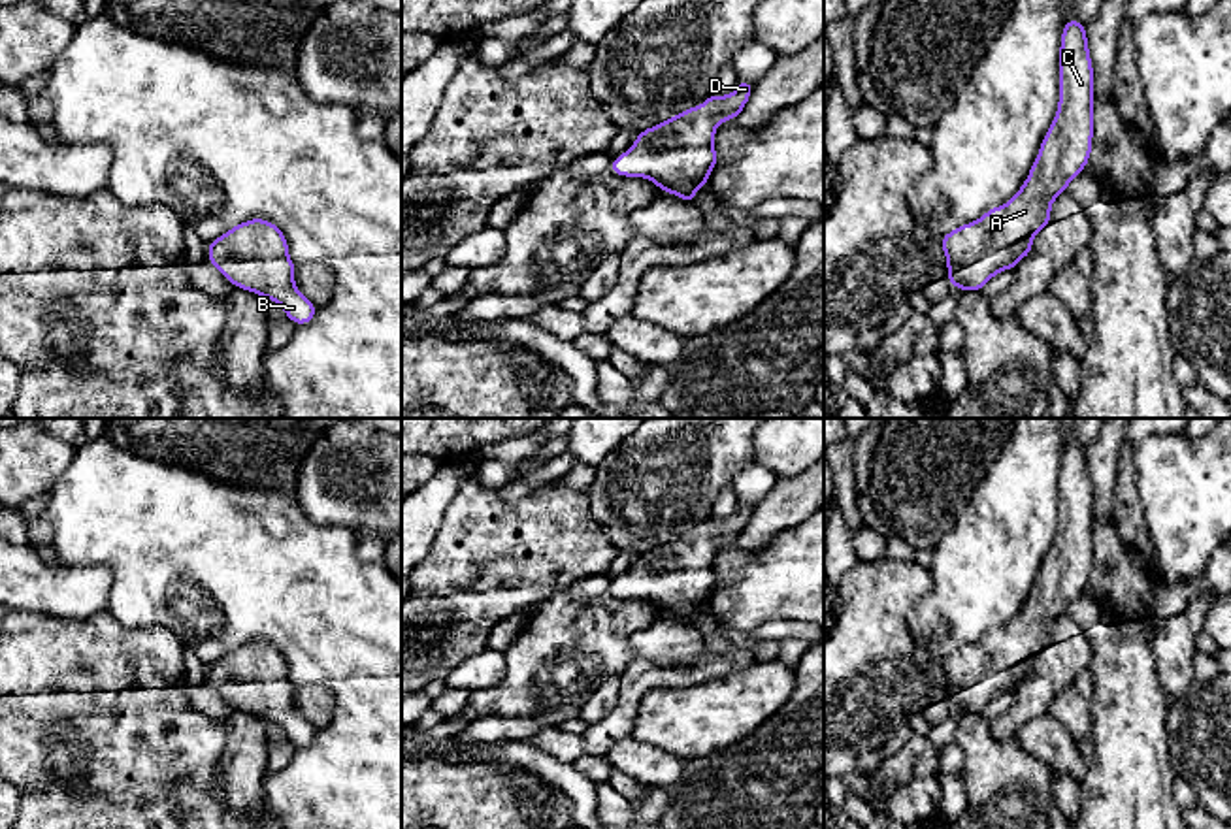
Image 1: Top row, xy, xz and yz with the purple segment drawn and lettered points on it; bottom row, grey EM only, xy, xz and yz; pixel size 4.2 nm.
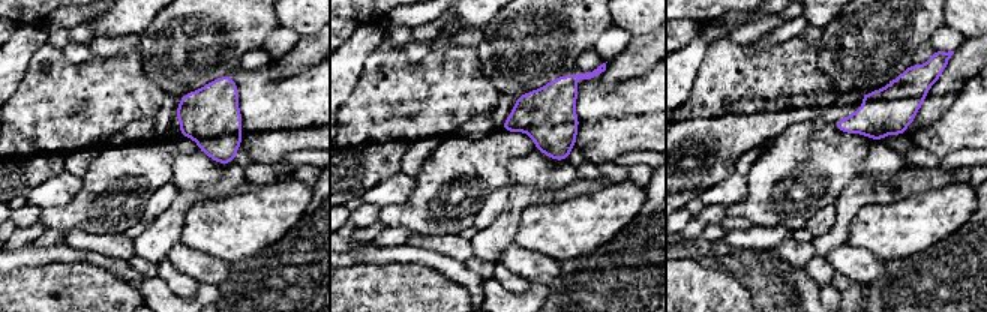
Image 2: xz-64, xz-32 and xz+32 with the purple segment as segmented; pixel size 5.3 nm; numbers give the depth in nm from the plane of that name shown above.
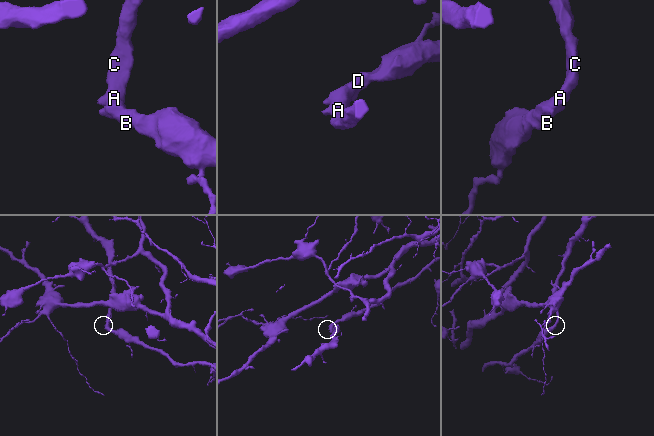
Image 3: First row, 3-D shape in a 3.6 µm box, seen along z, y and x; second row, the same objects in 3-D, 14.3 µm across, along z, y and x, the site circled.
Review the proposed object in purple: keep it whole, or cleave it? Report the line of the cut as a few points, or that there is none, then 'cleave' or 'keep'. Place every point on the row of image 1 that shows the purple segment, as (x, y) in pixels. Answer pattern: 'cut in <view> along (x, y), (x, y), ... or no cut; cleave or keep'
no cut; keep

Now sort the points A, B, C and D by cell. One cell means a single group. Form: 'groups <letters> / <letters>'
groups A B C D

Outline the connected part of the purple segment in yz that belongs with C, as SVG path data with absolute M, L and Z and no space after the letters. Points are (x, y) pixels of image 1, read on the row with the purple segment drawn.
M1071 19L1061 30L1059 102L1022 188L1005 203L986 211L941 237L948 279L958 290L978 290L1033 251L1033 236L1052 217L1054 200L1090 162L1093 139L1093 66L1086 28Z

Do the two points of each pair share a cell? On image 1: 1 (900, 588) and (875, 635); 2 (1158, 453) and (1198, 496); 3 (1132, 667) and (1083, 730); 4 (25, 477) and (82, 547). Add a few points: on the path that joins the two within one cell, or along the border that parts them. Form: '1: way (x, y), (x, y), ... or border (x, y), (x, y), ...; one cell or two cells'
1: way (888, 600), (875, 613), (875, 624); one cell
2: way (1164, 462), (1186, 485); one cell
3: border (1094, 679), (1088, 737); two cells
4: border (74, 455), (63, 475), (48, 490); two cells

